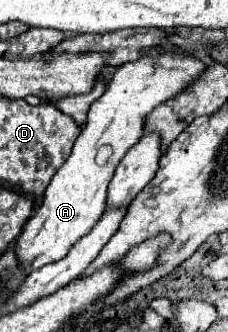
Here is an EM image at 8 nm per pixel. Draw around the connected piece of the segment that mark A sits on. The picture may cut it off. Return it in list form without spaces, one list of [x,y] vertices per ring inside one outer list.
[[[166,46],[156,52],[156,56],[140,56],[112,72],[106,92],[88,112],[86,124],[72,146],[72,154],[50,180],[42,206],[26,222],[24,232],[16,240],[18,260],[28,274],[44,264],[64,258],[72,244],[90,232],[106,208],[106,188],[118,162],[124,158],[128,148],[144,136],[144,116],[148,116],[156,104],[162,104],[164,100],[184,92],[184,88],[190,88],[200,72],[208,68],[208,60],[212,60],[212,56],[206,52],[200,54],[196,50]]]

